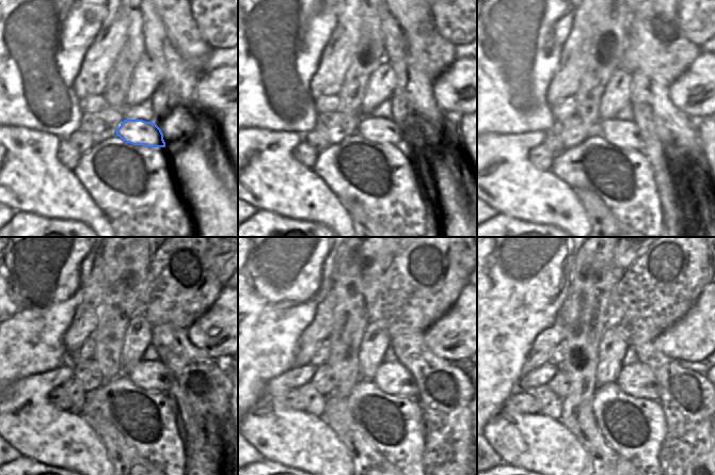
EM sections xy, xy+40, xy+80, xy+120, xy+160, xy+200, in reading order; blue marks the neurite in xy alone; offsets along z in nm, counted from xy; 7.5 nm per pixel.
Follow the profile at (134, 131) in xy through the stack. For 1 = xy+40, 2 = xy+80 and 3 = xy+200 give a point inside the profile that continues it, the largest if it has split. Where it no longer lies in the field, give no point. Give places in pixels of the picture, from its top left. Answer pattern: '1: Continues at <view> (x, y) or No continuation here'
1: Continues at xy+40 (375, 129)
2: Continues at xy+80 (625, 135)
3: Continues at xy+200 (637, 380)

